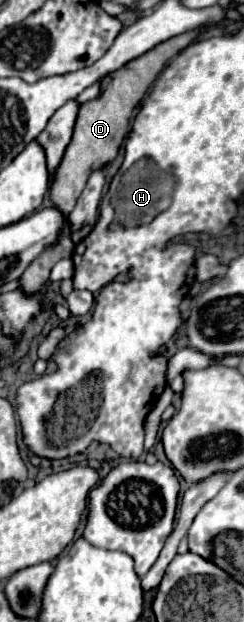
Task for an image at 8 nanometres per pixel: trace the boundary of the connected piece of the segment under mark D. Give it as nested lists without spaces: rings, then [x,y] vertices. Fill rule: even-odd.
[[[197,30],[193,32],[185,32],[181,36],[175,36],[167,42],[161,42],[159,46],[155,46],[153,50],[149,50],[147,54],[127,62],[123,68],[119,68],[117,72],[111,72],[109,76],[105,76],[103,84],[101,84],[101,94],[95,100],[89,100],[81,106],[79,116],[77,116],[77,124],[75,124],[75,132],[73,138],[65,150],[65,156],[61,160],[61,164],[57,166],[57,172],[53,174],[53,182],[49,188],[49,198],[53,202],[53,206],[67,218],[69,212],[73,210],[79,194],[83,192],[87,178],[93,170],[101,170],[105,168],[109,162],[115,160],[119,146],[123,142],[123,138],[129,132],[129,120],[131,114],[135,110],[135,106],[141,102],[141,98],[145,96],[147,88],[153,84],[153,80],[159,76],[159,72],[163,70],[163,66],[175,56],[179,54],[187,44],[193,42],[193,38],[199,36]]]

